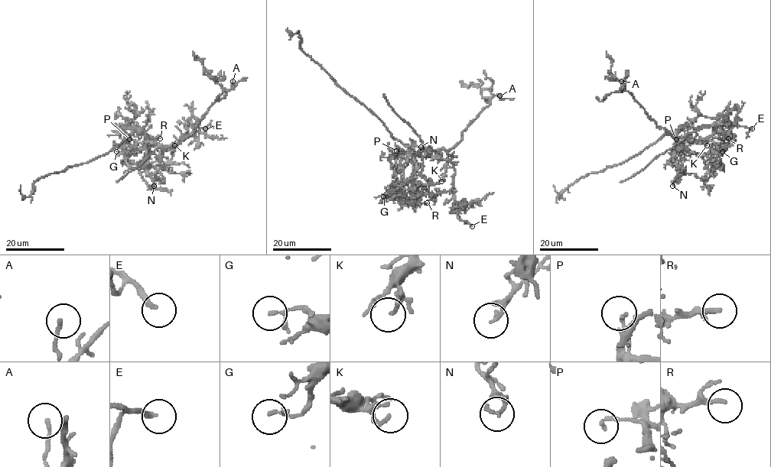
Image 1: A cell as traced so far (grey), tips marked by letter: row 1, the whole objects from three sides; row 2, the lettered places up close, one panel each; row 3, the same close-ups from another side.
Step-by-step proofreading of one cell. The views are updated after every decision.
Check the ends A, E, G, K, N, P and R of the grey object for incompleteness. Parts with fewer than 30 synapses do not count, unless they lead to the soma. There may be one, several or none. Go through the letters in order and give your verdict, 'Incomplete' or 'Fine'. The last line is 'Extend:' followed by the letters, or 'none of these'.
A: Fine
E: Incomplete
G: Fine
K: Fine
N: Fine
P: Fine
R: Incomplete
Extend: E, R

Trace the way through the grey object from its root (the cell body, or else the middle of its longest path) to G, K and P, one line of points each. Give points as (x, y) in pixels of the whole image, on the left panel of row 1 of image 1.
G: (137, 132), (141, 132), (148, 141), (141, 150), (136, 153), (116, 151)
K: (137, 132), (141, 132), (150, 141), (161, 145), (180, 143), (180, 138), (174, 145)
P: (137, 132), (141, 132), (148, 141), (137, 143), (129, 139)

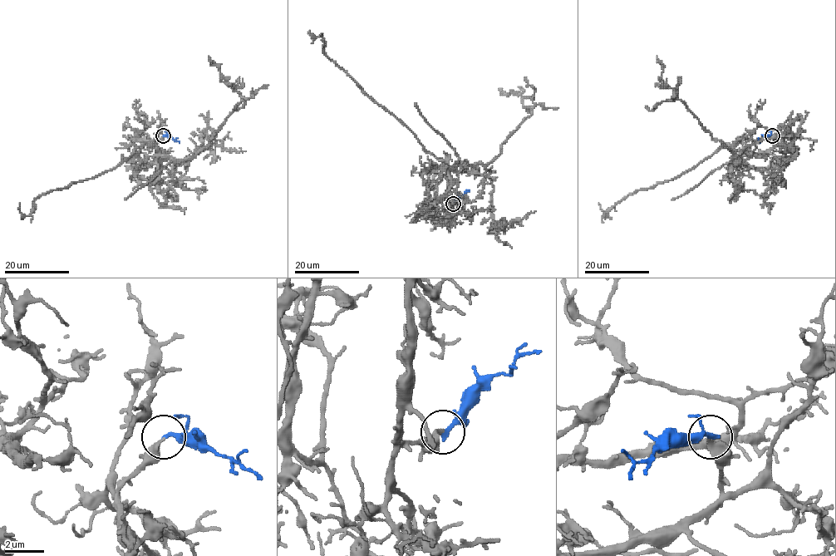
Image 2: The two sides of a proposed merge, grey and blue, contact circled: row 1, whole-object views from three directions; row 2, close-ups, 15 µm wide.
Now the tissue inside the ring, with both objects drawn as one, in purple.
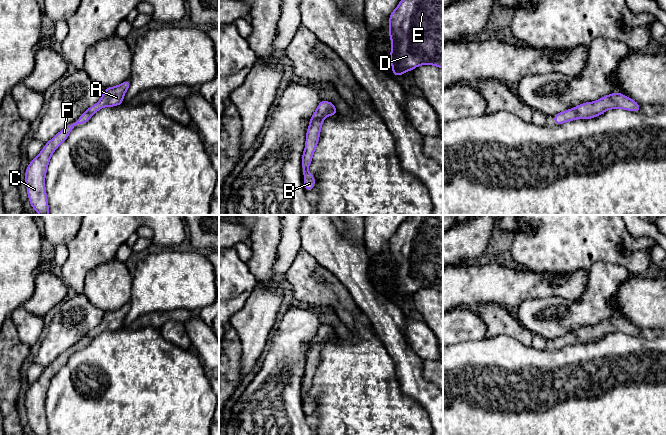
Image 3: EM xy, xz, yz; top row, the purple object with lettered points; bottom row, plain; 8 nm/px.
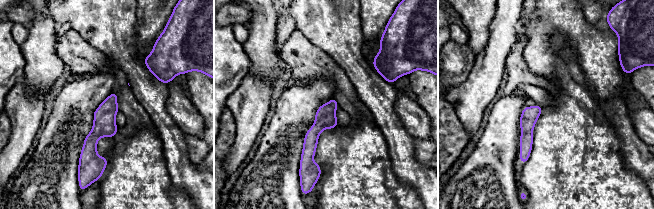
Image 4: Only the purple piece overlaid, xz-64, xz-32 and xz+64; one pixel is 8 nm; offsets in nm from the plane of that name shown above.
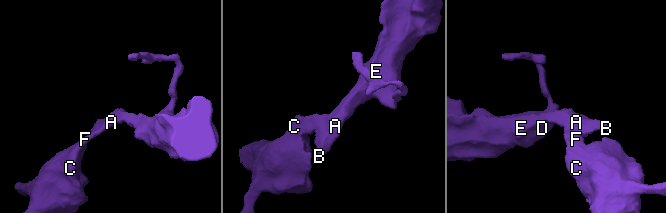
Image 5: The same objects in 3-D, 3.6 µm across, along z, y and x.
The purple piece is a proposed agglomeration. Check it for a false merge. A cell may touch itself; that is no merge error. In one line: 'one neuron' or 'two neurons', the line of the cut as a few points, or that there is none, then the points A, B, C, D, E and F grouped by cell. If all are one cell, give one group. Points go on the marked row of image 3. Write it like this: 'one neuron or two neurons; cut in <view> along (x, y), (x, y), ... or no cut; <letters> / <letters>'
one neuron; no cut; A B C D E F

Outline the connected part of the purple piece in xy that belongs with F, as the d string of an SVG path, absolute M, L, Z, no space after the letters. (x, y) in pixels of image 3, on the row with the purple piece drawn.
M127 79L117 86L106 87L100 100L95 105L92 105L84 111L75 122L59 131L45 144L38 156L30 161L25 172L25 183L29 202L39 215L49 215L45 177L48 164L54 151L68 138L76 125L87 123L94 113L104 107L114 107L123 104L124 95L129 89L130 84L130 80Z

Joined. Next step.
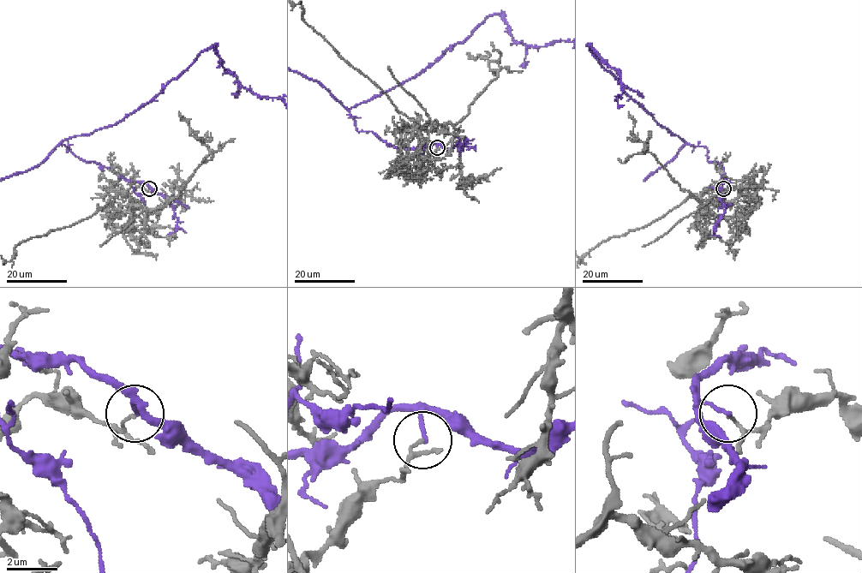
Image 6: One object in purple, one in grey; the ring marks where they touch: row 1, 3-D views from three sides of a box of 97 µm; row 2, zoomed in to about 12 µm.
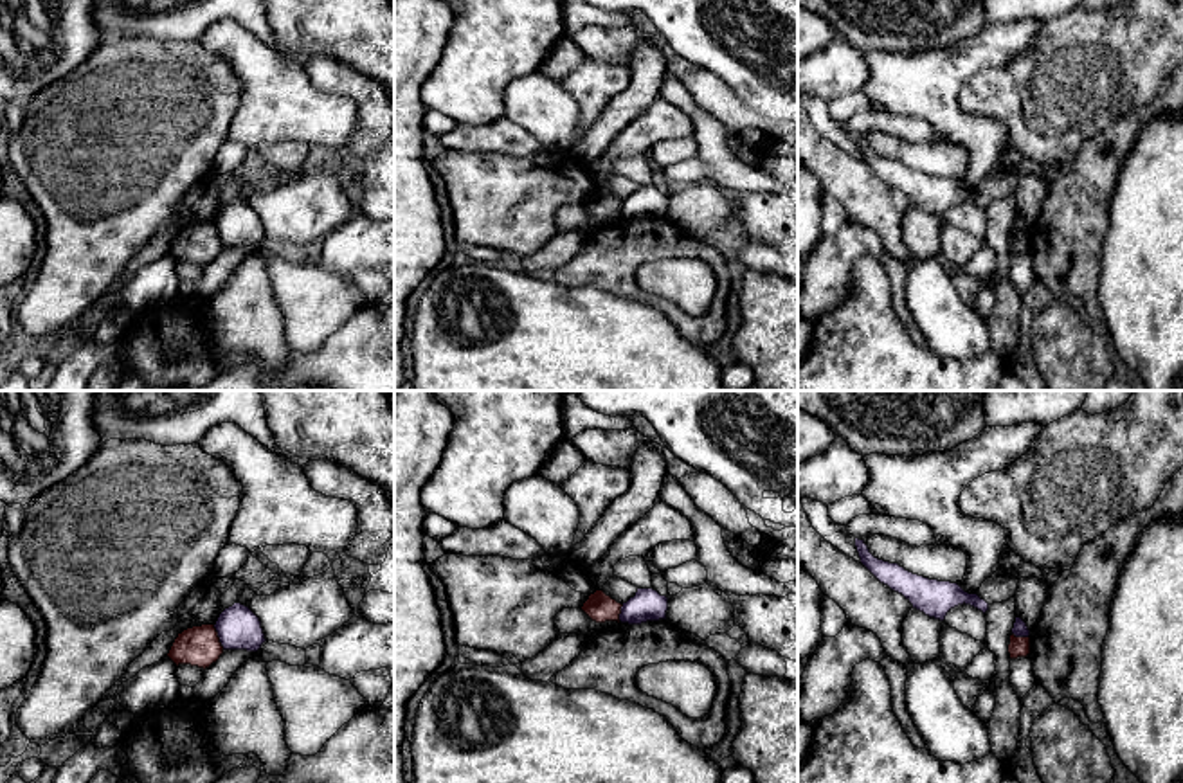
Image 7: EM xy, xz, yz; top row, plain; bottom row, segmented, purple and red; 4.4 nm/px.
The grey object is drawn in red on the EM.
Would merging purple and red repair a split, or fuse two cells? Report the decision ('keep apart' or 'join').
keep apart

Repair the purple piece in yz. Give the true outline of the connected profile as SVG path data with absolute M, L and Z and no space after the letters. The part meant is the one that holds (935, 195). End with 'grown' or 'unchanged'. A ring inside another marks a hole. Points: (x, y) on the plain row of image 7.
M855 135L855 144L861 160L891 187L902 191L913 205L924 209L929 214L944 218L947 209L958 202L971 202L983 211L989 207L989 200L978 191L965 189L958 180L929 176L913 171L899 160L890 160L875 155L864 137Z; unchanged

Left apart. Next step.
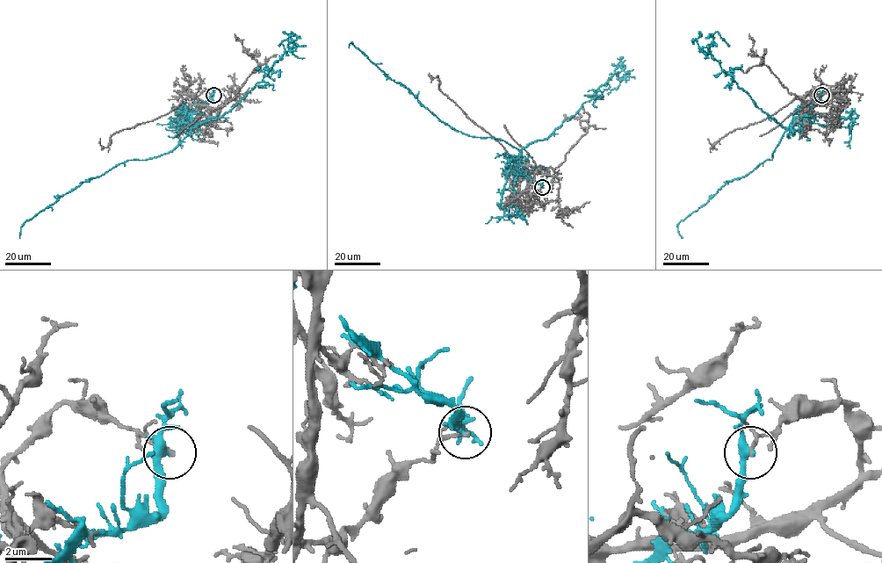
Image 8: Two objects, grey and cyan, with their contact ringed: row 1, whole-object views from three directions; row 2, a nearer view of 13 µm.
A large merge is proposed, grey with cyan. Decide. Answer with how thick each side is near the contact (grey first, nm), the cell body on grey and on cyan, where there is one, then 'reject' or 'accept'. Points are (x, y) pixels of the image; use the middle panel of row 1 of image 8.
130 nm thick on the grey side, 300 nm on the other; no cell body on grey; no cell body on cyan; reject

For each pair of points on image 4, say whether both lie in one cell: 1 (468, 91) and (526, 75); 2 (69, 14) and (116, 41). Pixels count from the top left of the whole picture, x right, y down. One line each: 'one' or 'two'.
1: two
2: one

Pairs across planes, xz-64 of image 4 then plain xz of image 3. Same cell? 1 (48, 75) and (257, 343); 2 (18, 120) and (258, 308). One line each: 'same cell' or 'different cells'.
1: different cells
2: same cell

